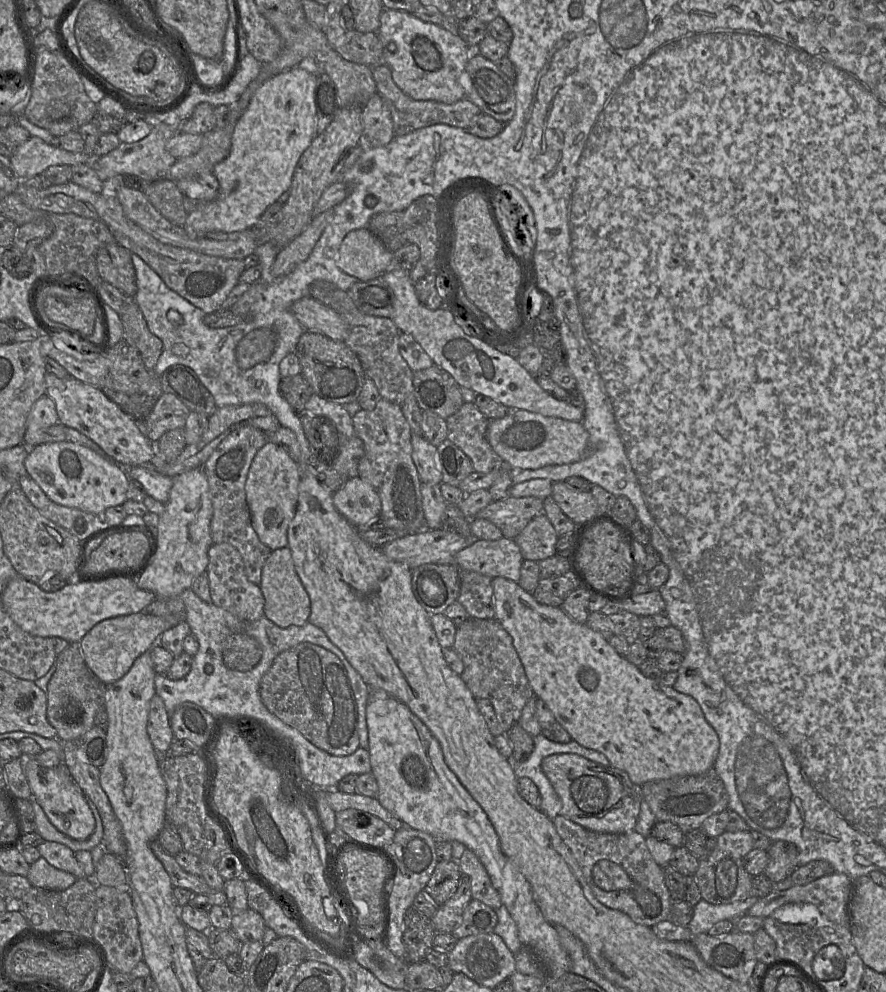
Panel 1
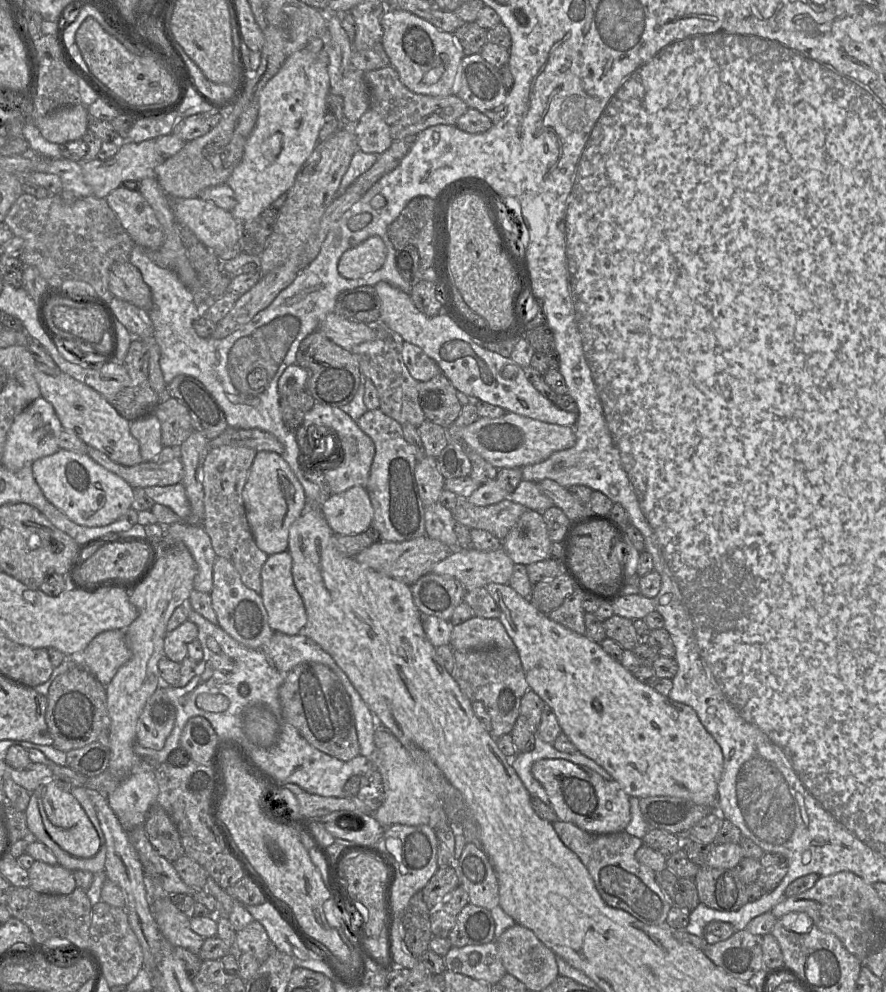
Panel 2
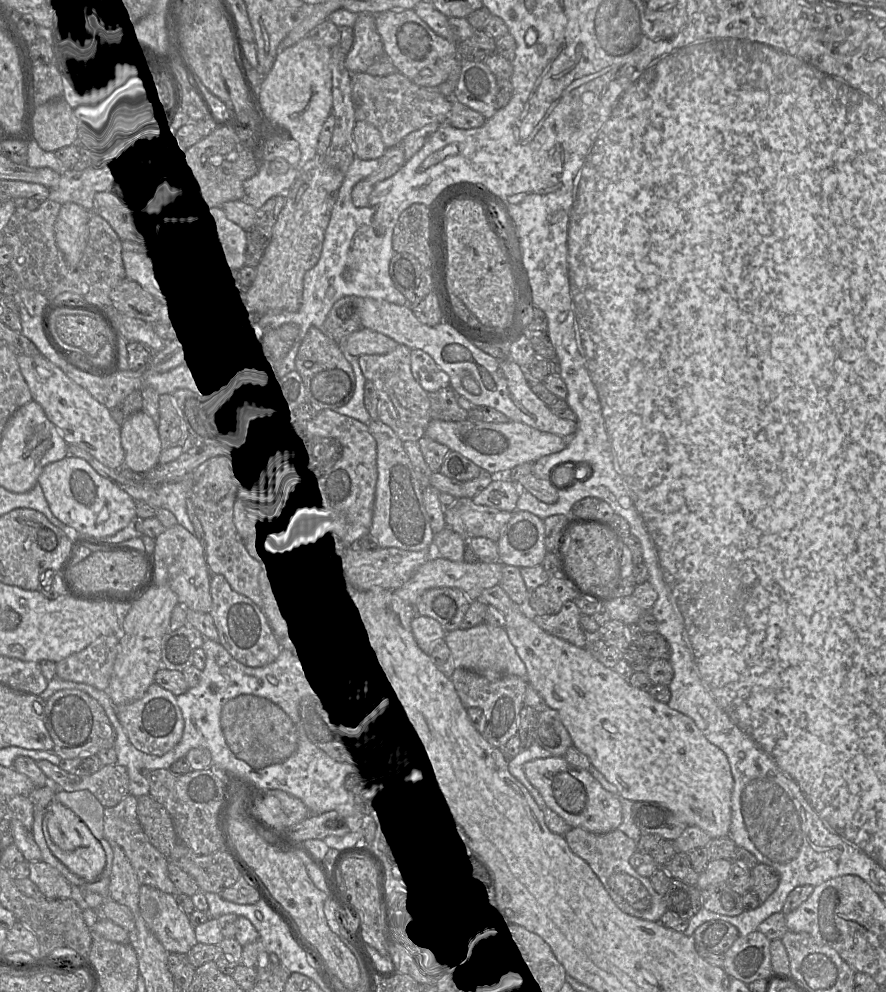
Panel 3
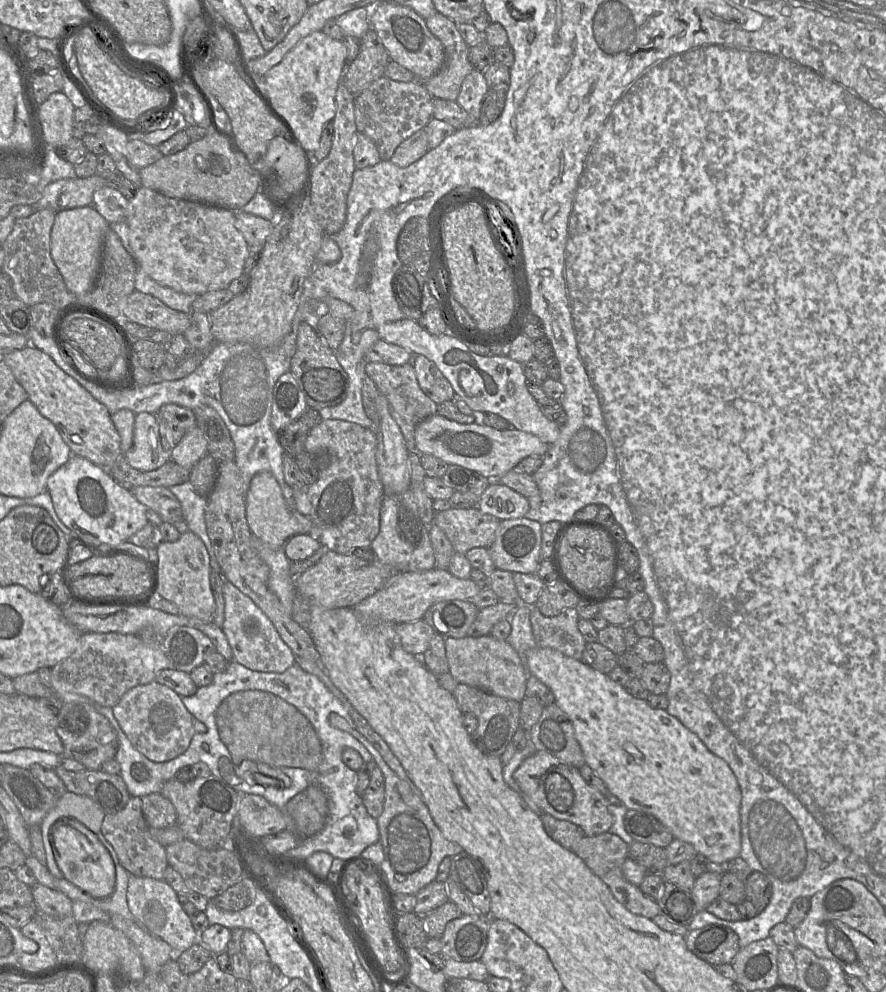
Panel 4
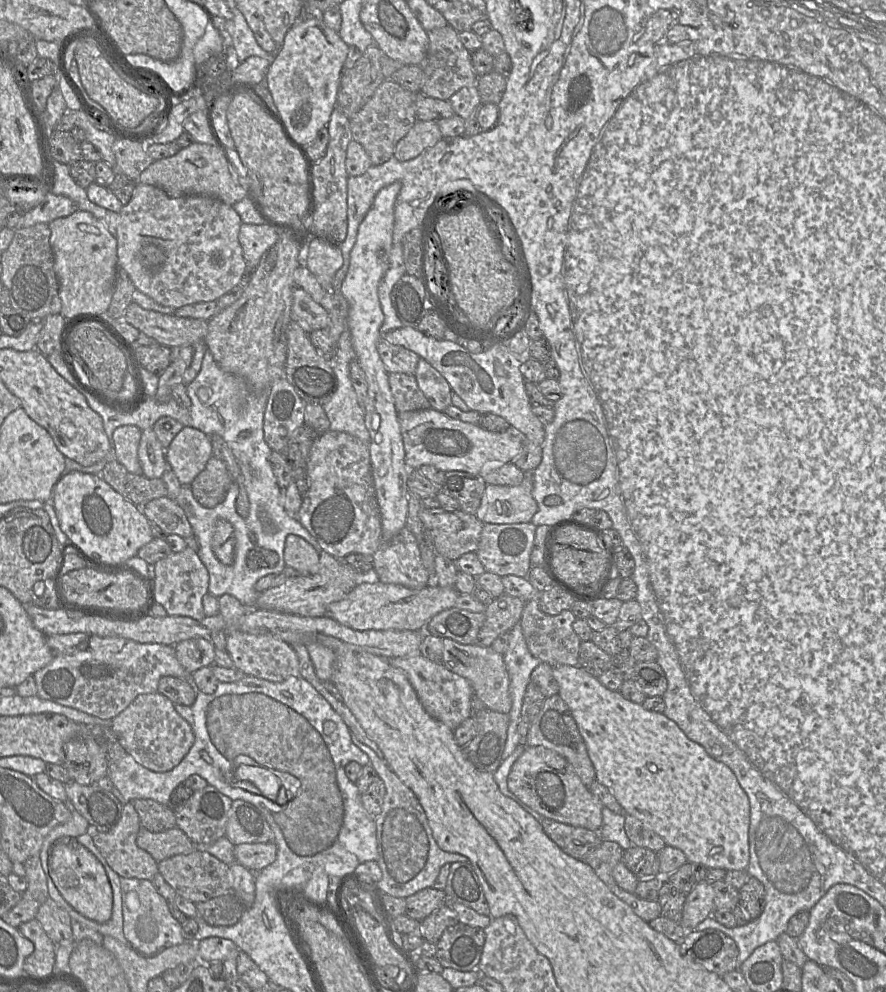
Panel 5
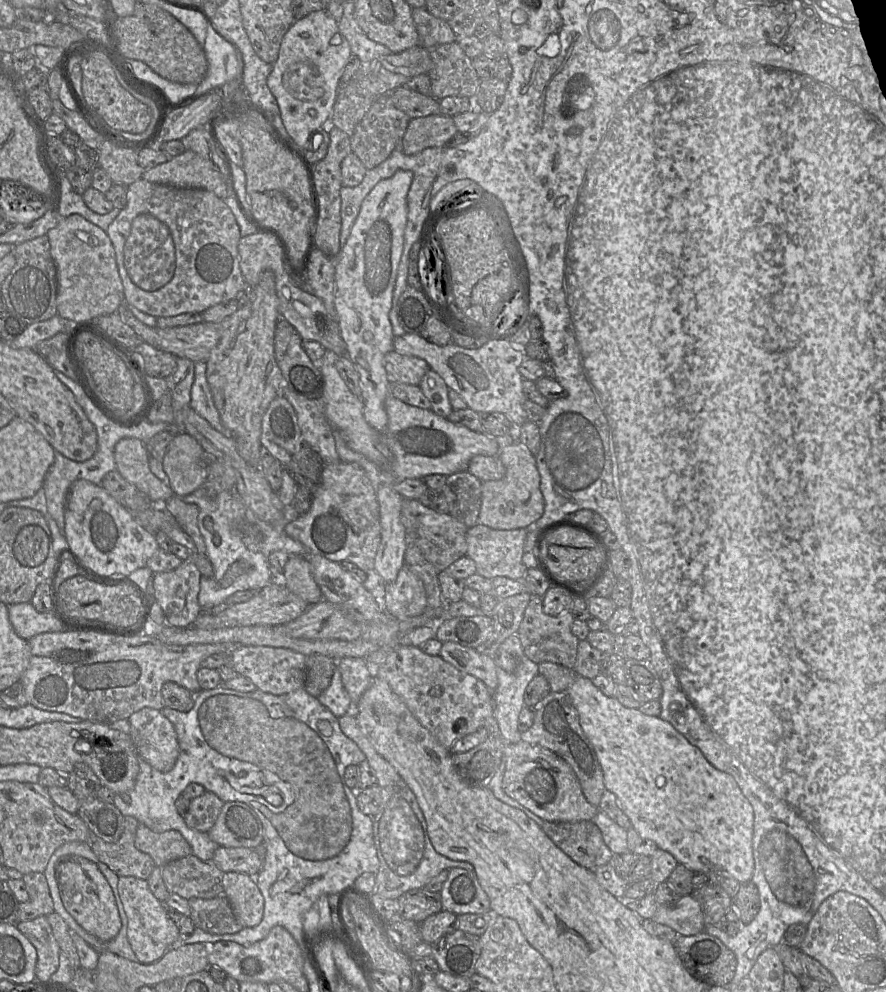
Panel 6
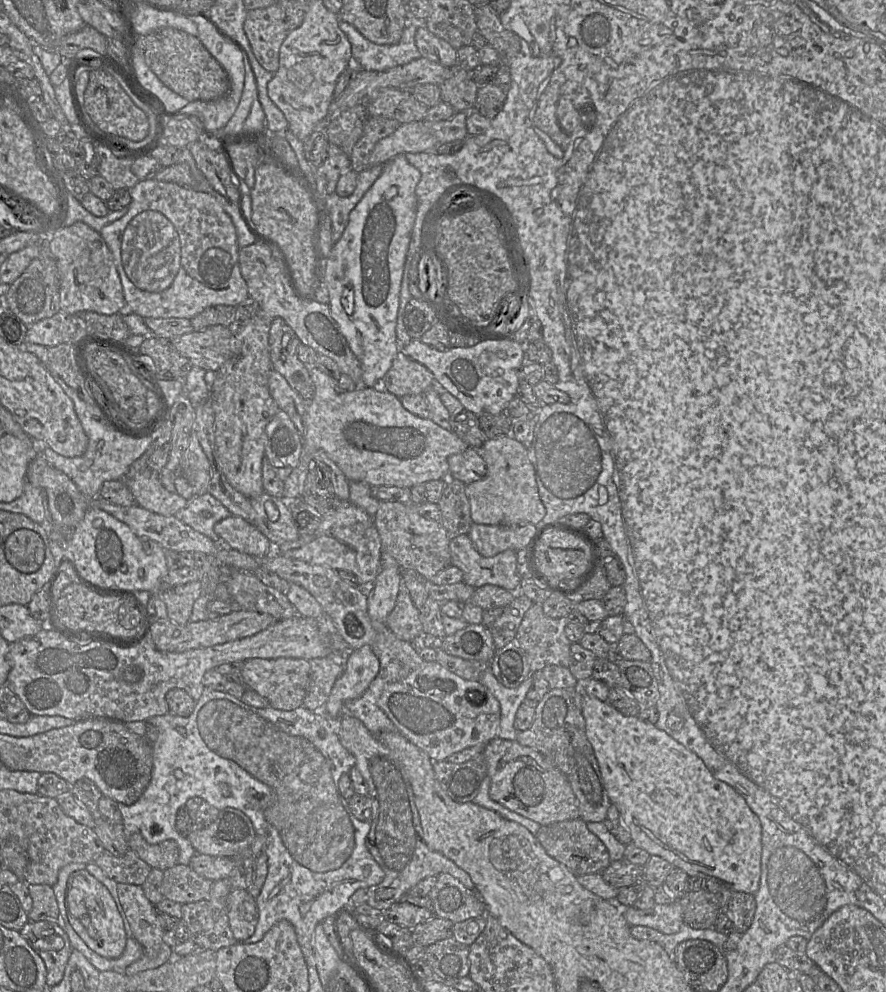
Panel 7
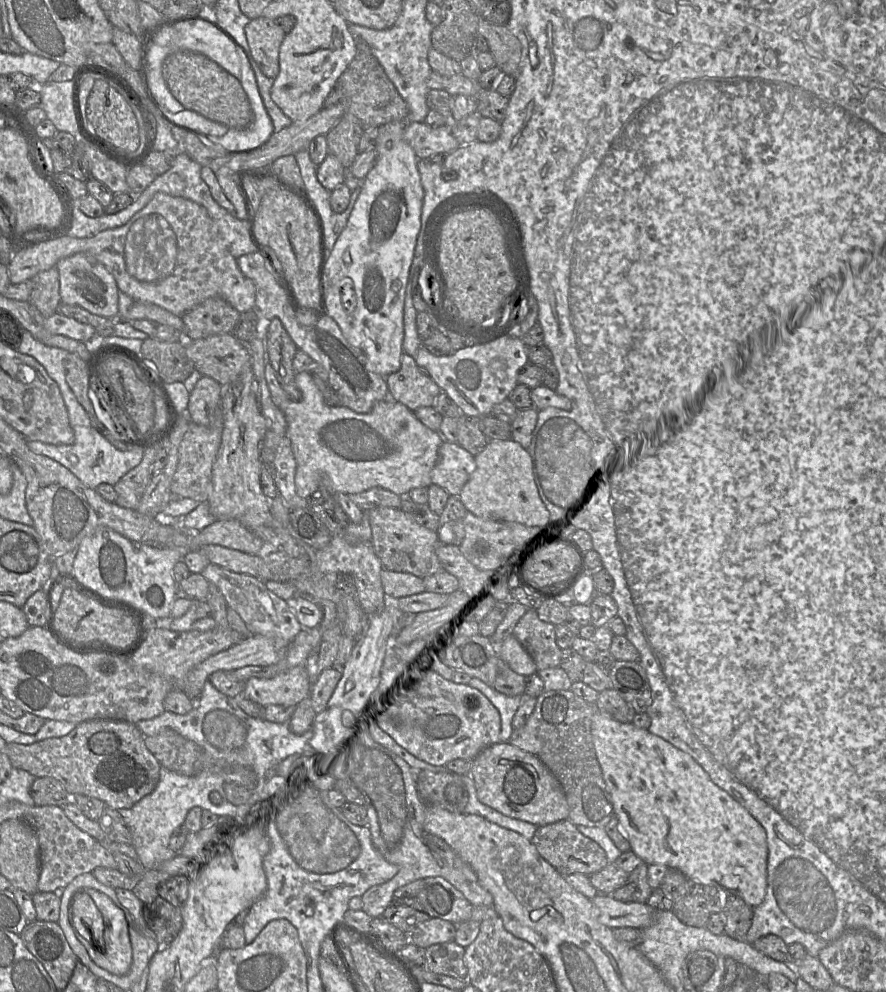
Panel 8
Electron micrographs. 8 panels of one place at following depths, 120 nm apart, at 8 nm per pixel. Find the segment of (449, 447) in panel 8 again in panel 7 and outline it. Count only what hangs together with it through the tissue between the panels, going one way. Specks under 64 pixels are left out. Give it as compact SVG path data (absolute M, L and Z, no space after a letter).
M467 447L464 451L448 458L448 478L462 481L465 484L482 479L487 473L486 462L475 448Z

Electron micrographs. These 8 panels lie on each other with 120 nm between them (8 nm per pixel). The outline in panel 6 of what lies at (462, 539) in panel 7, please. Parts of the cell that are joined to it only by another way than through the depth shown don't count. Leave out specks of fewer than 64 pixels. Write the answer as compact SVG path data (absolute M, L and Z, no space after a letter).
M477 524L469 527L467 530L466 556L474 561L476 574L482 577L488 579L505 577L512 580L520 580L528 570L522 562L526 537L527 530L523 528L497 530L482 524Z

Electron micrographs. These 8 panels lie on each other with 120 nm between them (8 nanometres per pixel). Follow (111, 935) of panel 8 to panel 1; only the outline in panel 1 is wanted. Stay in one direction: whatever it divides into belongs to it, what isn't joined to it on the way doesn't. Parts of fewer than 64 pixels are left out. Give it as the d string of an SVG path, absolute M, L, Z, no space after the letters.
M25 757L23 770L32 796L60 832L76 840L86 840L93 834L95 819L86 801L86 795L70 776L65 764L62 763L56 768L47 768L41 766L35 757Z

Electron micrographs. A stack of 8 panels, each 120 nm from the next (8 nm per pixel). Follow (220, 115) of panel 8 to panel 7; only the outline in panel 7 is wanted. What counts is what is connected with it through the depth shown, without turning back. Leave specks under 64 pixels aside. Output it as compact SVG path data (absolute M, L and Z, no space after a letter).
M162 28L148 35L138 35L136 46L142 51L147 66L156 76L179 96L188 100L188 103L195 100L212 101L220 99L227 94L230 88L230 81L222 68L223 65L220 61L215 61L197 36L174 28Z

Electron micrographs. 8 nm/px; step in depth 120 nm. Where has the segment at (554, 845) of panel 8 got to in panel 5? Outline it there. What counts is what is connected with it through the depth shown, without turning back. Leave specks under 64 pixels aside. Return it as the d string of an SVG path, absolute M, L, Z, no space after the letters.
M543 818L541 823L547 836L565 853L578 860L583 860L603 842L597 831L574 827L548 818Z

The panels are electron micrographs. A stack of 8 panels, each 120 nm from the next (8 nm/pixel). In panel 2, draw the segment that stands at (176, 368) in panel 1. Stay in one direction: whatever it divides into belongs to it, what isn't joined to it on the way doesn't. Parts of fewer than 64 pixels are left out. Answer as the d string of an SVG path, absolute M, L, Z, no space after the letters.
M178 375L166 385L166 393L187 409L193 428L207 440L217 438L228 428L223 410L197 379Z

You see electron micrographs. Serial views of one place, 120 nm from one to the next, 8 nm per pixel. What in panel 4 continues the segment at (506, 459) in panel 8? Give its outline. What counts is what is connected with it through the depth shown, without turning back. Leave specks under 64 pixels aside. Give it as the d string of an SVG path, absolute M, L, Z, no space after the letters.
M492 480L483 492L477 507L485 514L505 520L525 517L530 505L526 497L498 480Z

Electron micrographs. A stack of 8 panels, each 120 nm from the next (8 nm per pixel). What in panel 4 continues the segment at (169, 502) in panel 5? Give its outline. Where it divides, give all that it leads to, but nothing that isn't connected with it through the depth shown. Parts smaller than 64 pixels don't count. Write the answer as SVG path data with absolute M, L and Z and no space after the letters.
M138 486L130 493L142 505L158 513L163 522L174 524L183 521L181 504L168 488Z

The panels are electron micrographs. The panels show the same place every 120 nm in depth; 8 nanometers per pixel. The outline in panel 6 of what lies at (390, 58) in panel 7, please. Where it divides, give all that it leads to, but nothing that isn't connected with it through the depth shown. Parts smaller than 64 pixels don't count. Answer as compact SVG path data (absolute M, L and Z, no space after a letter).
M354 1L343 2L343 15L338 21L339 30L349 42L351 52L359 58L362 64L391 54L389 48L367 37L354 18L354 9Z

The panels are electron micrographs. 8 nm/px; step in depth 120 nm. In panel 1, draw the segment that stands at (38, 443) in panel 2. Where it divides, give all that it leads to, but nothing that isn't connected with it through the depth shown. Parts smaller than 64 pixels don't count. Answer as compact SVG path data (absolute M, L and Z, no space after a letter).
M47 394L39 398L31 408L26 421L24 441L26 449L36 446L36 433L59 422L55 403Z

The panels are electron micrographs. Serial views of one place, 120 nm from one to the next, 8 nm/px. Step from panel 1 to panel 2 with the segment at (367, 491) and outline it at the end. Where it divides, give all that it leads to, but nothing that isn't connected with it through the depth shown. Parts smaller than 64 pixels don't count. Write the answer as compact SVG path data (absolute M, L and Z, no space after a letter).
M353 486L324 498L321 511L334 534L360 534L372 525L374 510L366 488Z

